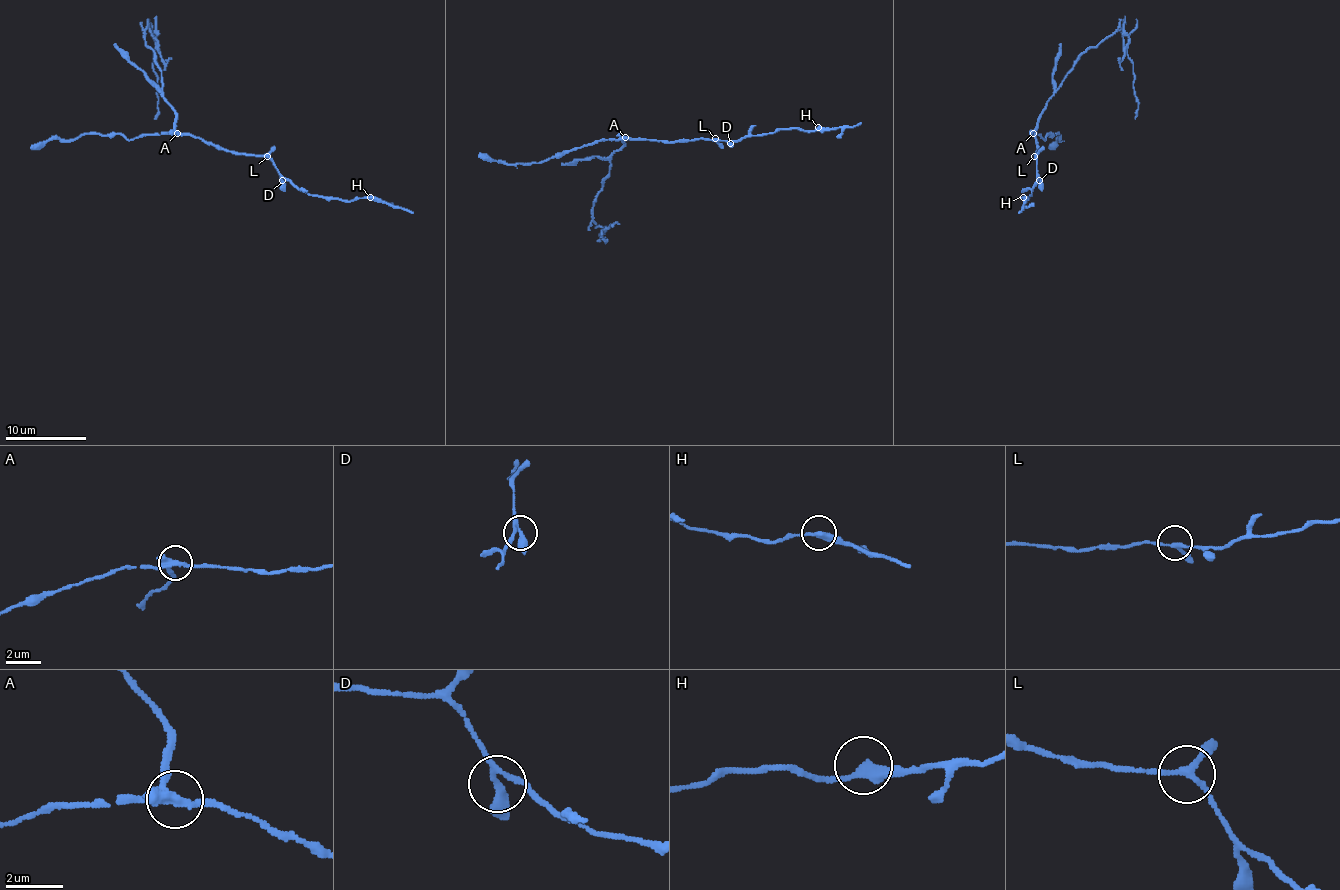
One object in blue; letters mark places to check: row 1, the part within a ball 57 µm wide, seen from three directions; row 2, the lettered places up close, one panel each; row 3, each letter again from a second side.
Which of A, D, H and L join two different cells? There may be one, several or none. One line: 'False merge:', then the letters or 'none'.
False merge: A

